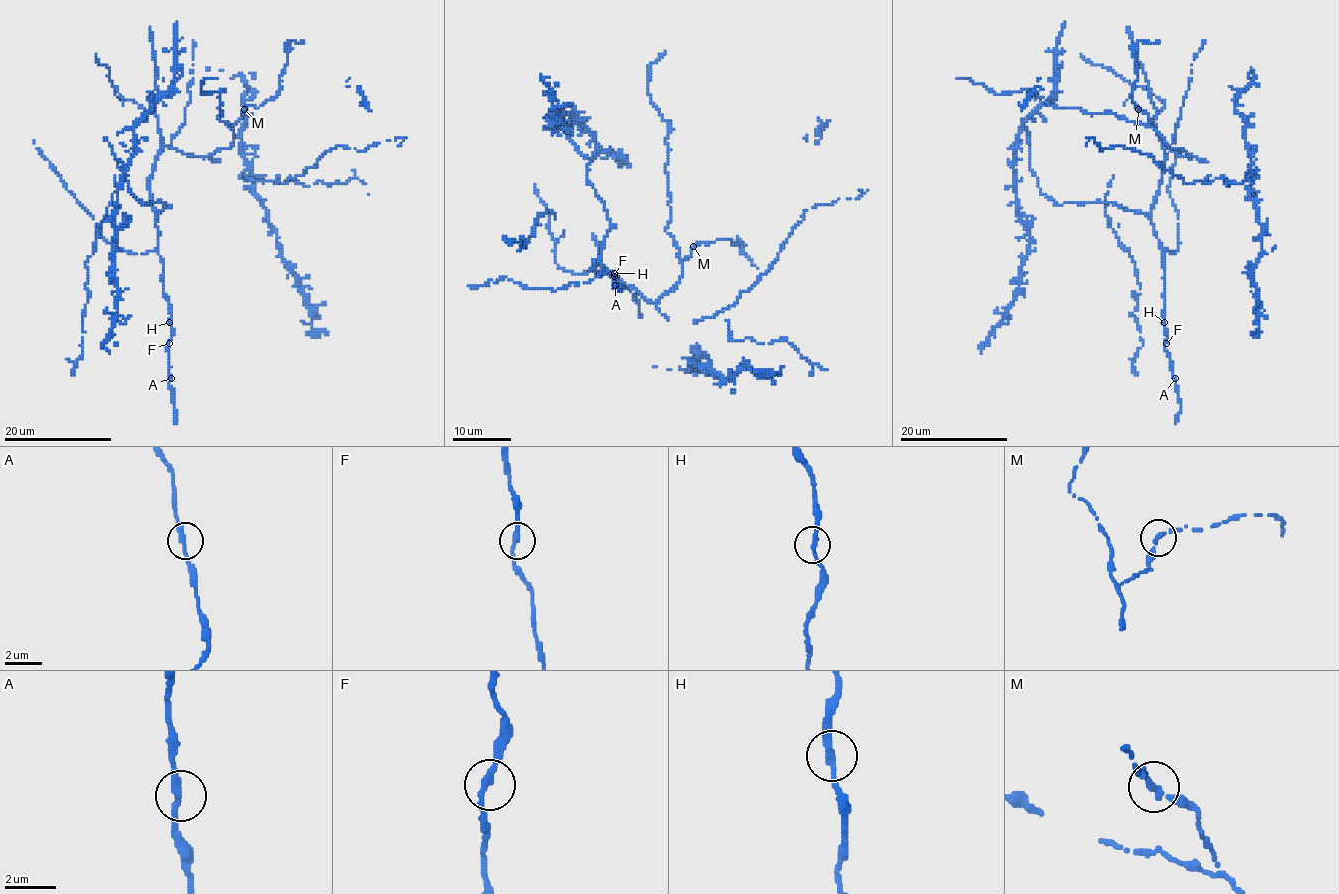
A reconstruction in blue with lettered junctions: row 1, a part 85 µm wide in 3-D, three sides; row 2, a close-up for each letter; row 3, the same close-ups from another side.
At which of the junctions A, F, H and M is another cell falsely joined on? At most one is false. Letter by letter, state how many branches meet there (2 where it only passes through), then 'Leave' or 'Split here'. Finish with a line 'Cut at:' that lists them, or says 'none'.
A: Branches: 2. Leave
F: Branches: 2. Leave
H: Branches: 2. Leave
M: Branches: 2. Leave
Cut at: none

